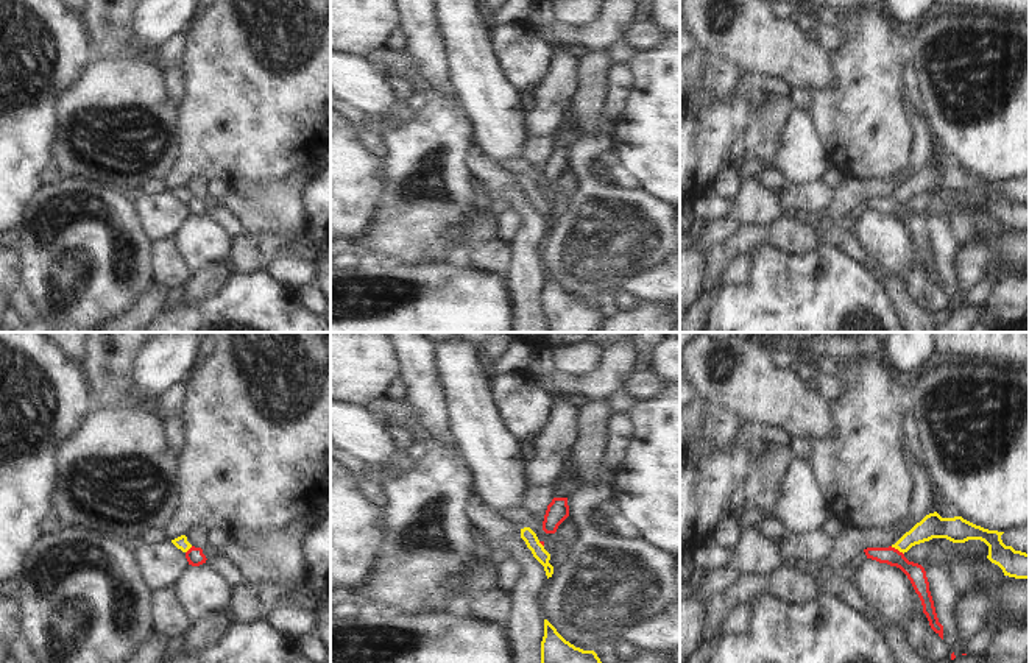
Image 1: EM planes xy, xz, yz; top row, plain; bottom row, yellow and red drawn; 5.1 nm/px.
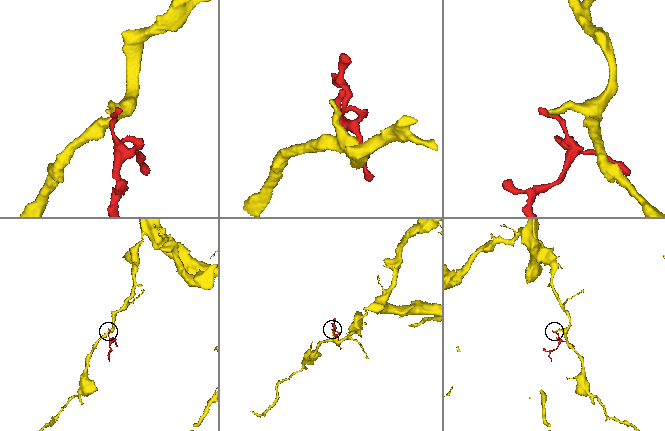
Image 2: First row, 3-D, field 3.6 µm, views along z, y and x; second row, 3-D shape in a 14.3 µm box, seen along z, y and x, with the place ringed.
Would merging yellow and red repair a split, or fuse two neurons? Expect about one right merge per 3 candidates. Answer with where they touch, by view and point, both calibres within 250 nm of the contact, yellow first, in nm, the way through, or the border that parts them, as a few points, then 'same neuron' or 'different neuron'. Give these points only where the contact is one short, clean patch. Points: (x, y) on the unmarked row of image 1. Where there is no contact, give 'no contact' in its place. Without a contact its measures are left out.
meets yellow in yz at (897, 198); 130 nm thick on the yellow side, 100 nm on the other; border along yz (891, 197), (903, 205); different neuron

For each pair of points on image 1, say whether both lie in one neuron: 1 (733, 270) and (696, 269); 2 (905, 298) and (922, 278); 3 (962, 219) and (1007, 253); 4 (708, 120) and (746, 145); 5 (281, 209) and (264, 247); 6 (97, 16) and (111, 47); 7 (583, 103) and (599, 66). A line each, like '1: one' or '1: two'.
1: two
2: two
3: one
4: two
5: two
6: one
7: one

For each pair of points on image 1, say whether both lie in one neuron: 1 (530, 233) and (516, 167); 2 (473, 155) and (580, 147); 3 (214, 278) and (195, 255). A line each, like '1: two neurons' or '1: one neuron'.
1: two neurons
2: two neurons
3: two neurons

